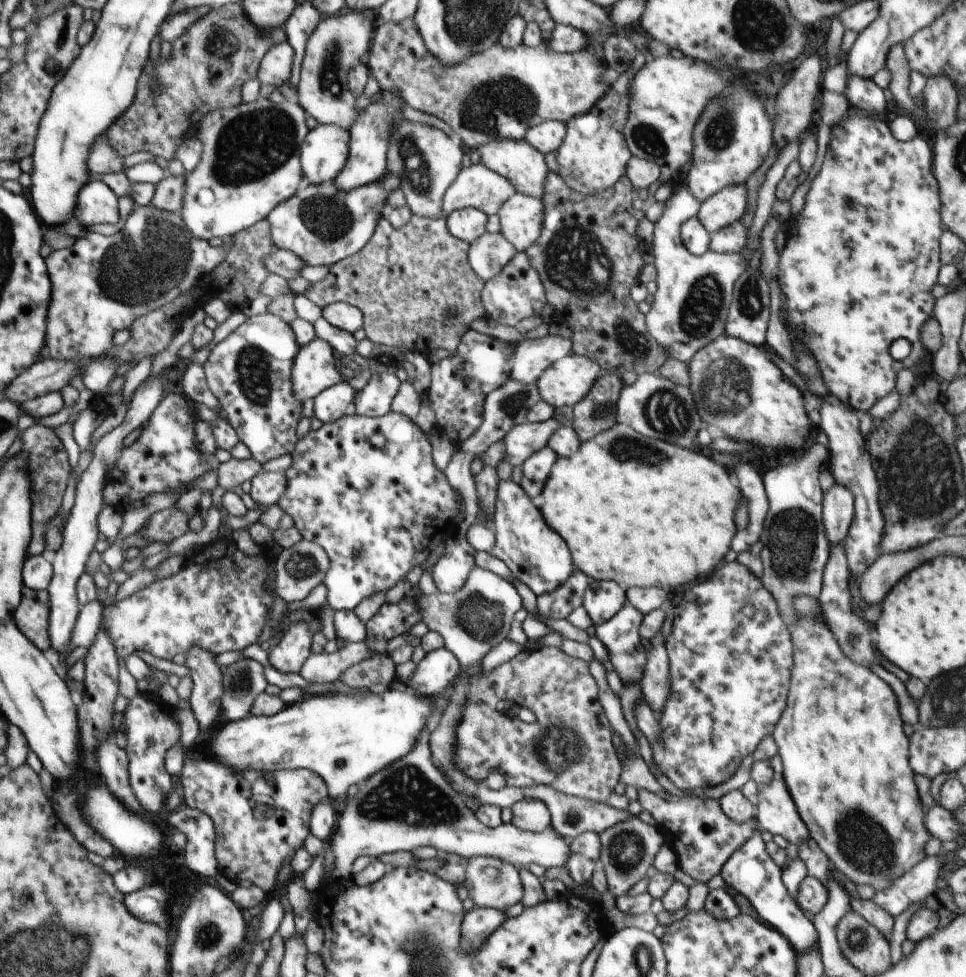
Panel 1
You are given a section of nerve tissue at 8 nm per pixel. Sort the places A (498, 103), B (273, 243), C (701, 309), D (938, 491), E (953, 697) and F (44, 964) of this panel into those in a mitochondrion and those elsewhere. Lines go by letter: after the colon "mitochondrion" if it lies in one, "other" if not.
A: mitochondrion
B: other
C: mitochondrion
D: mitochondrion
E: mitochondrion
F: mitochondrion

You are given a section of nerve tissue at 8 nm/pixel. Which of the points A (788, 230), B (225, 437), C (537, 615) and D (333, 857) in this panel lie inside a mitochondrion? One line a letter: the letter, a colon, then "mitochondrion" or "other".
A: other
B: other
C: other
D: other

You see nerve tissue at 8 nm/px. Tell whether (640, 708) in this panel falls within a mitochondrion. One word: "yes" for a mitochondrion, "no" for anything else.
no

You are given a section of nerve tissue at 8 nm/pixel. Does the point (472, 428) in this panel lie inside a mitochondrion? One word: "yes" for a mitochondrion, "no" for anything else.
no

